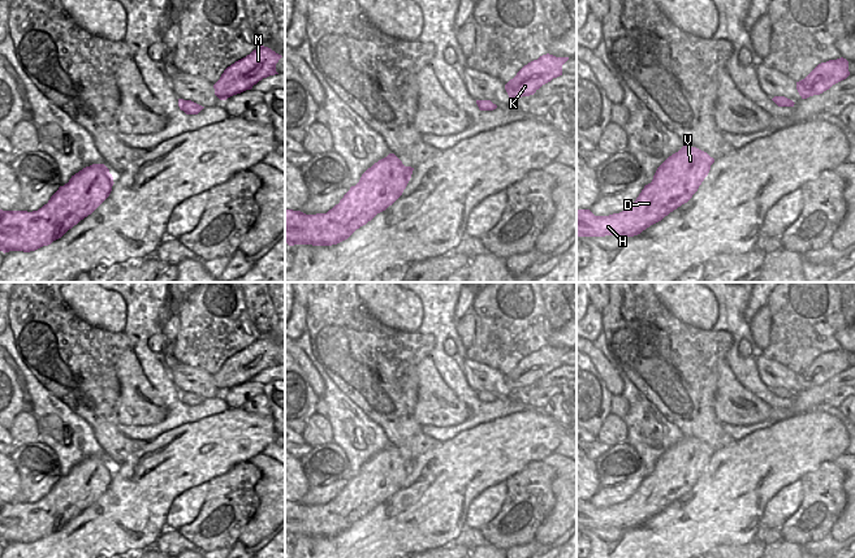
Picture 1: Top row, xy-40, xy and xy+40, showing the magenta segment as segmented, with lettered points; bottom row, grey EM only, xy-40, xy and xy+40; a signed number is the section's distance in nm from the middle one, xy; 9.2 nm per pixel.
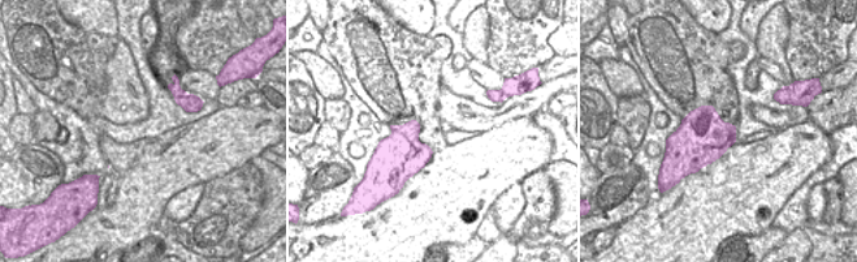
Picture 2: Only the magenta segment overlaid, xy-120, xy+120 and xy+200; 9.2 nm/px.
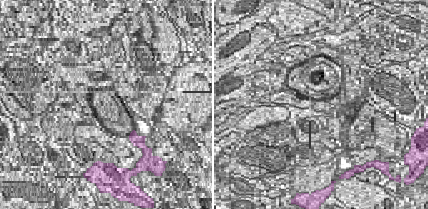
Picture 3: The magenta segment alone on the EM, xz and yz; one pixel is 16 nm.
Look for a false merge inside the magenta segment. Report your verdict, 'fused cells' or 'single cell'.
single cell

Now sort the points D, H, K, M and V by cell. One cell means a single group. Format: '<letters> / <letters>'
D H K M V

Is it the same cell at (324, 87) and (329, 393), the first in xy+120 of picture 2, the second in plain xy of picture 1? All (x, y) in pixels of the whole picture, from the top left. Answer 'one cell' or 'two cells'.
two cells

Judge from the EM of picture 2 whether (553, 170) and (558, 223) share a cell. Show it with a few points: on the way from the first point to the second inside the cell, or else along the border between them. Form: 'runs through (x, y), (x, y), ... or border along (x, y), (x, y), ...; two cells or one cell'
runs through (565, 183), (565, 210); one cell

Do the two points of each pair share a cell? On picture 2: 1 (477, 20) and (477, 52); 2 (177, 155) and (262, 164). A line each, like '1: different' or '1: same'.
1: same
2: different

